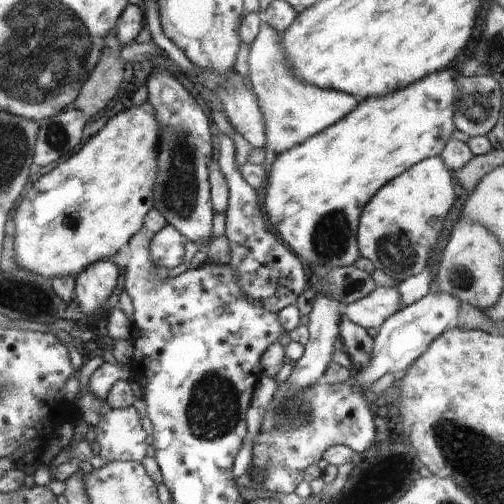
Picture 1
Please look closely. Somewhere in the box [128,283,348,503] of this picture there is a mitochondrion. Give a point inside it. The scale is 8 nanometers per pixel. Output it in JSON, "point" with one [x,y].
{"point":[213,407]}

